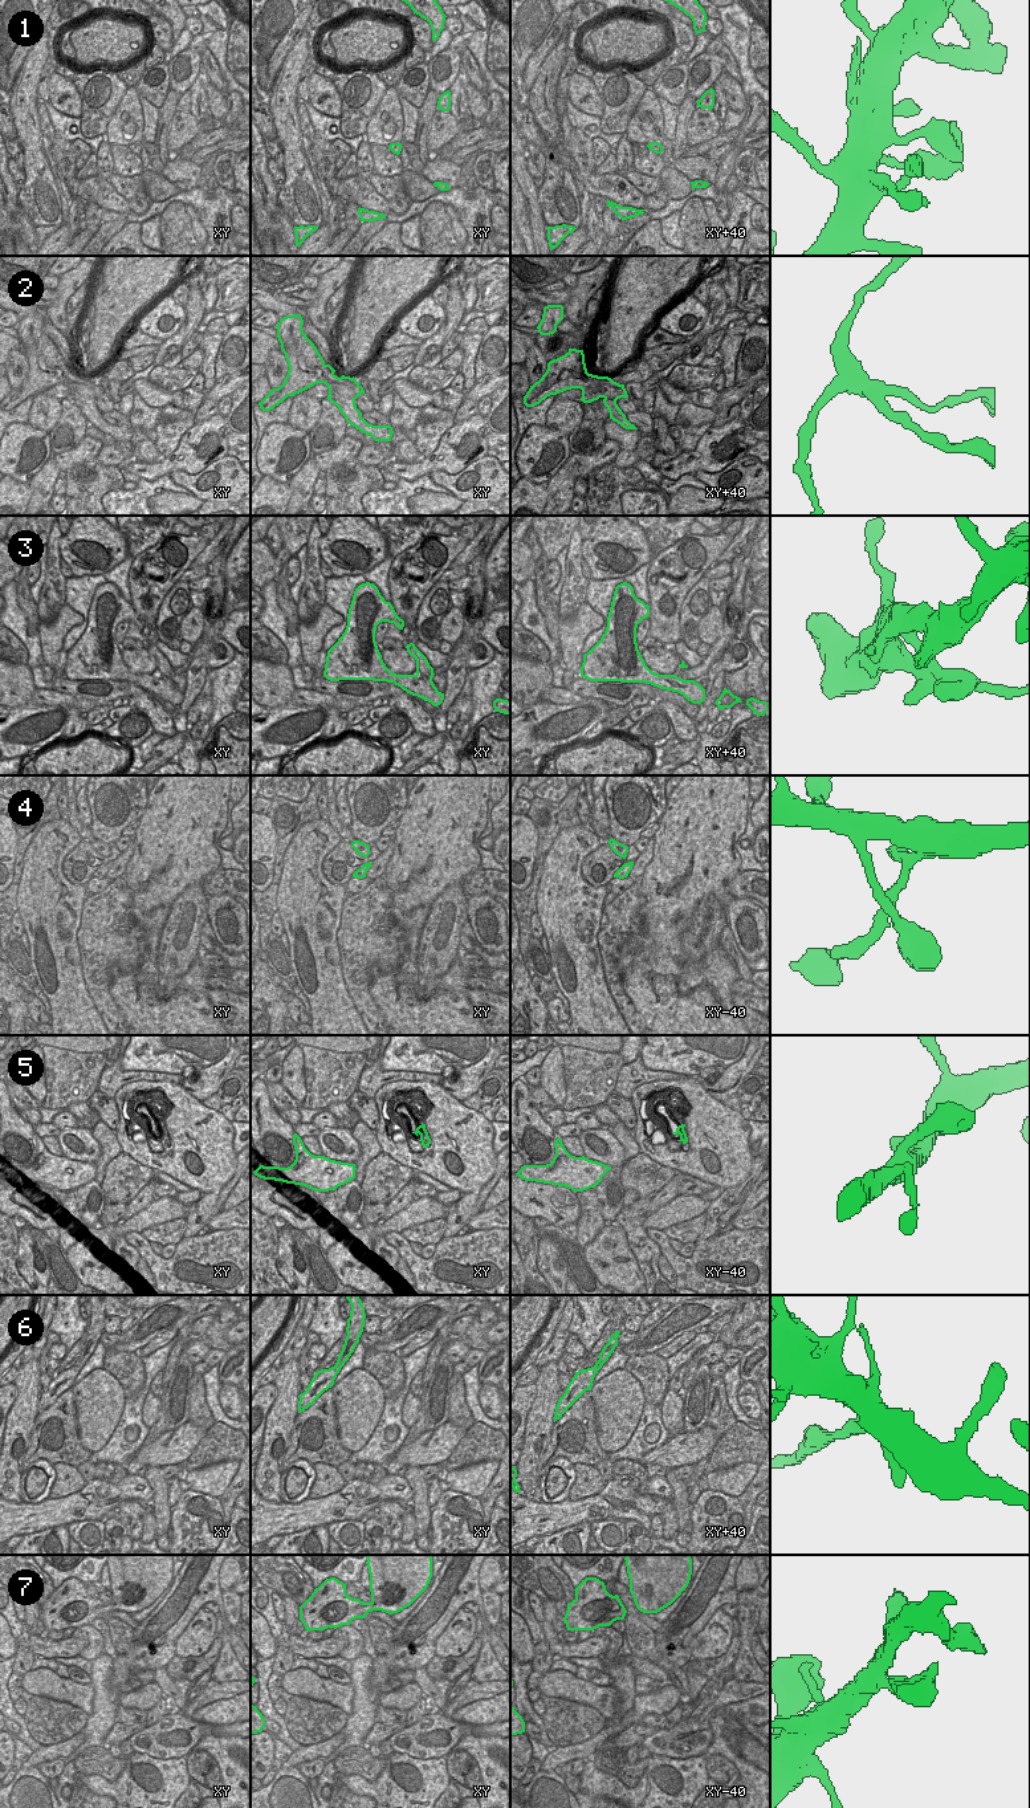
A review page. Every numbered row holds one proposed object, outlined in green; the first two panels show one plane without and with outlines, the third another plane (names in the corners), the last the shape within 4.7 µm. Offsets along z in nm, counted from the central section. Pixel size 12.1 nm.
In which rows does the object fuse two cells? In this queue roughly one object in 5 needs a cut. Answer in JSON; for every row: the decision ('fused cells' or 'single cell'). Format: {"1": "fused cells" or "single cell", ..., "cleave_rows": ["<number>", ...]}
{"1": "single cell", "2": "fused cells", "3": "single cell", "4": "single cell", "5": "single cell", "6": "fused cells", "7": "single cell", "cleave_rows": ["2", "6"]}

